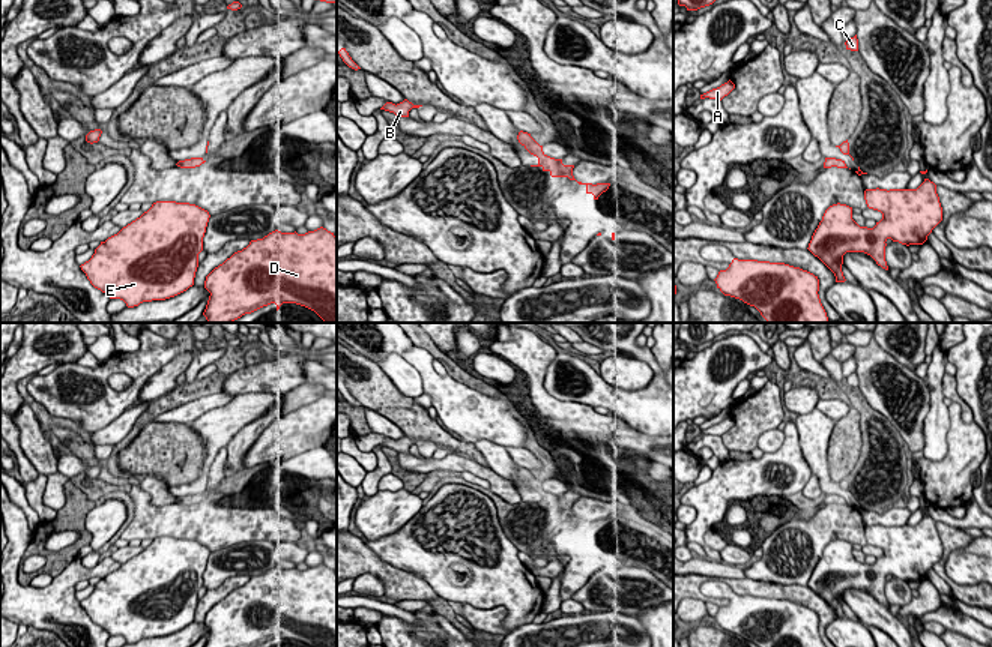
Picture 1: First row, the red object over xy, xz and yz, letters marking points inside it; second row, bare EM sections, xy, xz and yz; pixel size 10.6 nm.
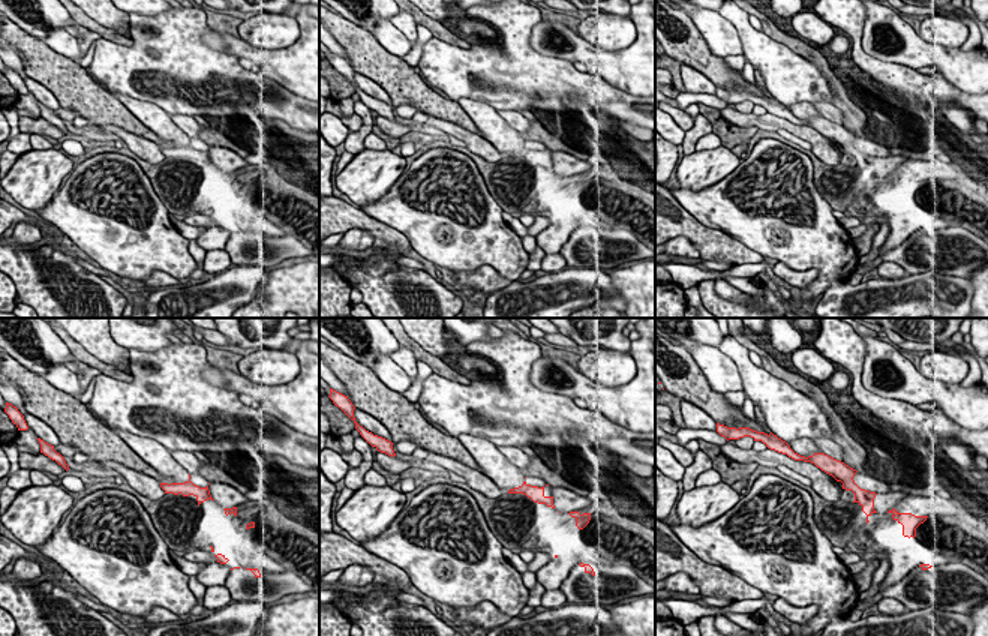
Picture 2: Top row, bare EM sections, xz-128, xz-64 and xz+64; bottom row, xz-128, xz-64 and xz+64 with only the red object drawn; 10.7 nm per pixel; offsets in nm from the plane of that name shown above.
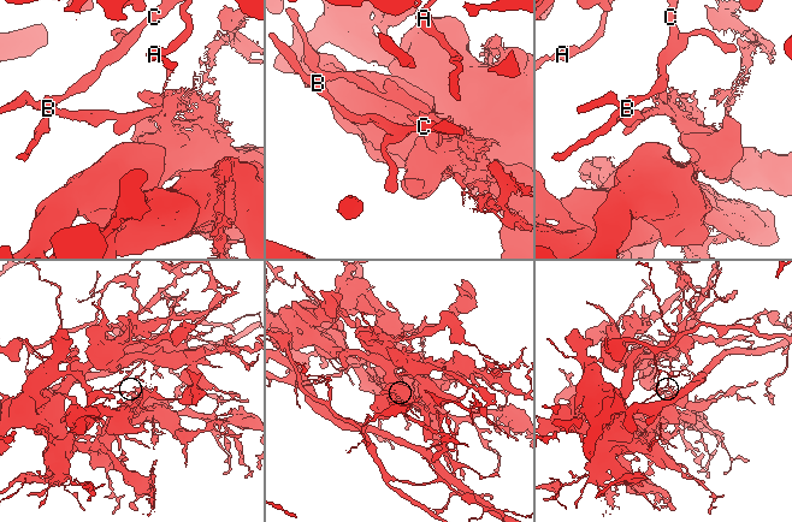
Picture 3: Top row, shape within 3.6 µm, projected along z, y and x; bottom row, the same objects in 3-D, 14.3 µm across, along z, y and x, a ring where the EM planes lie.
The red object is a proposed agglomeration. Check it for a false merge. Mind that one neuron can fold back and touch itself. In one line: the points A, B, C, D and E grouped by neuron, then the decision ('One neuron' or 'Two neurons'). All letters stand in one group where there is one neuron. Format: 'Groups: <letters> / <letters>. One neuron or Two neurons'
Groups: A B C / D E. Two neurons

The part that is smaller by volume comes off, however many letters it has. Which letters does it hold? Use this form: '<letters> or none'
A, B, C

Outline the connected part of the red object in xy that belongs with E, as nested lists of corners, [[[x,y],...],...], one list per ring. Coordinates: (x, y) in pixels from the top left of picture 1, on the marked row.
[[[156,201],[147,212],[123,227],[117,234],[101,242],[92,258],[80,267],[95,288],[105,293],[110,299],[123,300],[128,308],[138,306],[143,302],[174,297],[194,285],[198,254],[203,251],[203,237],[209,218],[209,212],[195,204]]]

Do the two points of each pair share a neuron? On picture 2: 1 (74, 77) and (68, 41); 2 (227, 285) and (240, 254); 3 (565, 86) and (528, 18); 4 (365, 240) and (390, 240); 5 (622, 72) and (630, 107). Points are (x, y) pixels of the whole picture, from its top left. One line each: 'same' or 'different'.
1: different
2: different
3: same
4: different
5: different

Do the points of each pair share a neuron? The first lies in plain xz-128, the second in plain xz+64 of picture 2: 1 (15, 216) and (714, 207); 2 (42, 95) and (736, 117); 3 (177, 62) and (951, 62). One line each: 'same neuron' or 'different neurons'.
1: different neurons
2: different neurons
3: different neurons

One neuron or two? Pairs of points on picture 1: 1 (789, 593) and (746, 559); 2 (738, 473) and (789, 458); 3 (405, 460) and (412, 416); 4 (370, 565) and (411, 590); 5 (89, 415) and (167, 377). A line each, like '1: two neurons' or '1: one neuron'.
1: two neurons
2: one neuron
3: two neurons
4: one neuron
5: one neuron

